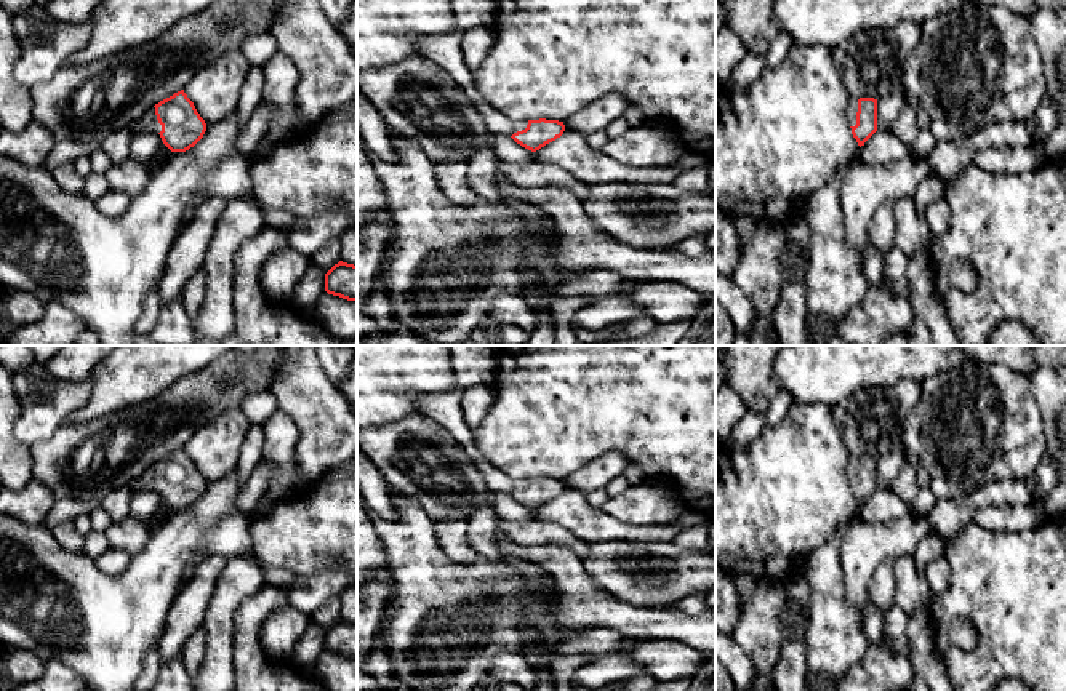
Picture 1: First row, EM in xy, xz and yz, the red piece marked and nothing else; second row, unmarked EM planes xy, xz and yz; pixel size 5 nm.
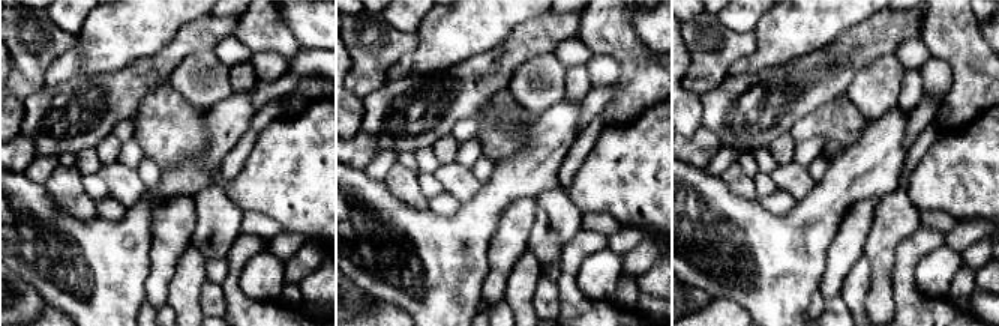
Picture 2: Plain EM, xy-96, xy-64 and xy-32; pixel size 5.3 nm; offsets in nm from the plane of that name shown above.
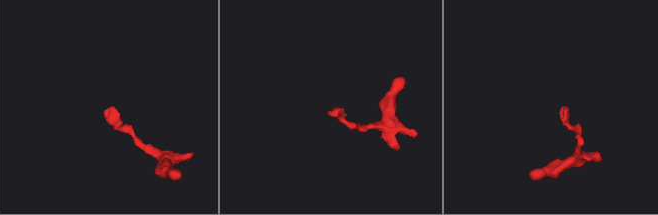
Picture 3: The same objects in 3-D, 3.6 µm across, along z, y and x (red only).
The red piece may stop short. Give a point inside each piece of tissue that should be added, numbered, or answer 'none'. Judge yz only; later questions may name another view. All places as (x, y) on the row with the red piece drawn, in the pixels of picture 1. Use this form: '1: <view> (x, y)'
1: yz (852, 109)

